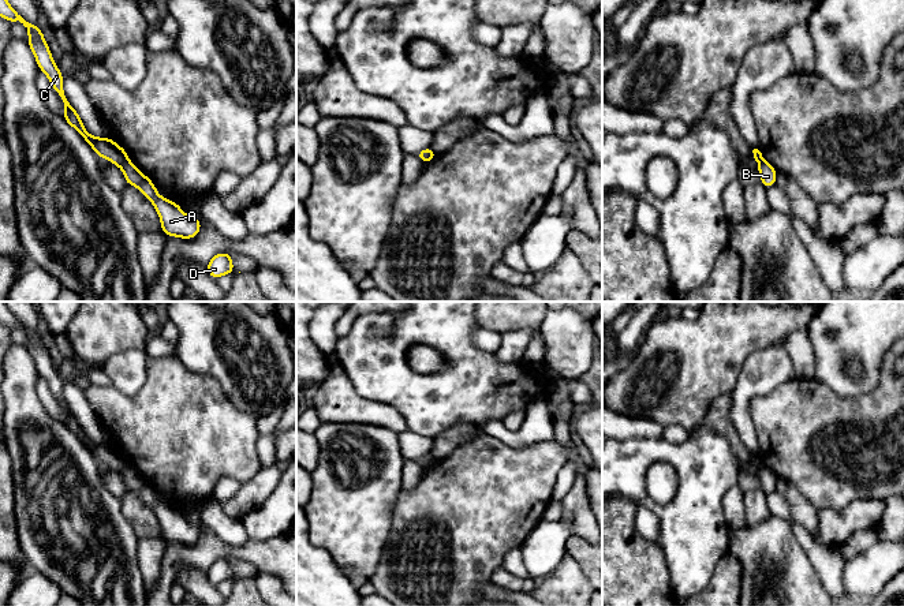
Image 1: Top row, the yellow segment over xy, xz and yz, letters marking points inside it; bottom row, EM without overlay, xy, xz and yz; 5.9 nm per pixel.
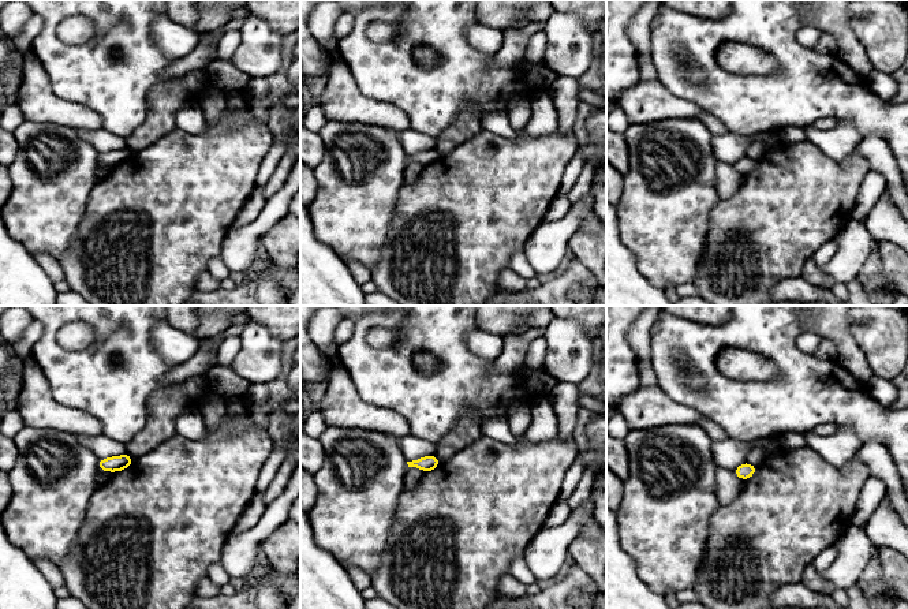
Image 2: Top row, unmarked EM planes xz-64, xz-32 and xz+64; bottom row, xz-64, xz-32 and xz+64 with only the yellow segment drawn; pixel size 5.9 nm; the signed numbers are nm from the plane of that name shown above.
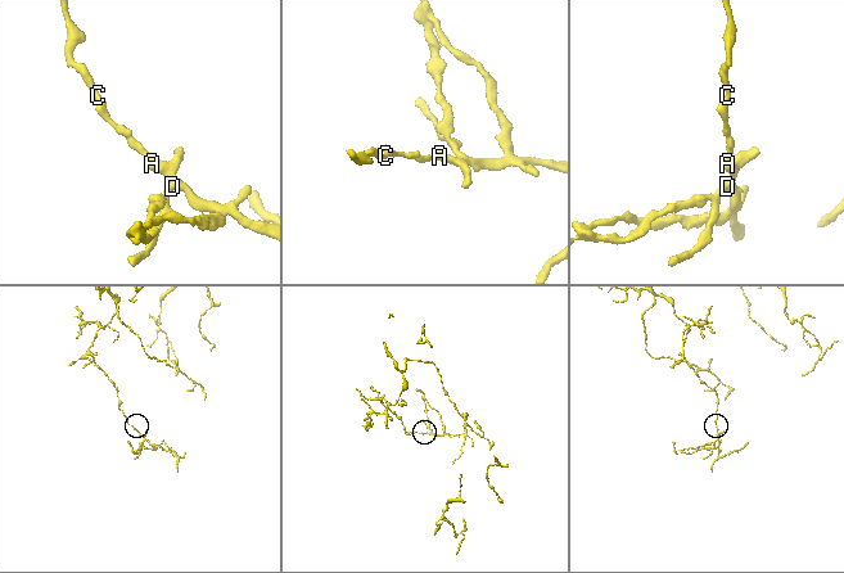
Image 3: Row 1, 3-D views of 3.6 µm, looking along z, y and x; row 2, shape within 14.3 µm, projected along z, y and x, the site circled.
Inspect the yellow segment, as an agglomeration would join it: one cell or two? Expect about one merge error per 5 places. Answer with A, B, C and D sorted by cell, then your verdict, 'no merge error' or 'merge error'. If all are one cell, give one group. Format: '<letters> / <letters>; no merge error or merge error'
A B D / C; merge error

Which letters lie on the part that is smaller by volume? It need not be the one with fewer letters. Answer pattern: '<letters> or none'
A, B, D

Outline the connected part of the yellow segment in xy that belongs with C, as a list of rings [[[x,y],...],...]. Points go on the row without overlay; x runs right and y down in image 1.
[[[0,302],[0,322],[5,323],[10,329],[19,326],[29,337],[29,352],[33,356],[38,374],[44,377],[52,390],[52,393],[59,400],[66,418],[63,424],[74,433],[79,441],[93,453],[98,463],[109,465],[113,471],[120,471],[128,465],[126,456],[116,450],[109,442],[96,444],[85,435],[85,431],[78,422],[78,418],[72,414],[68,403],[63,394],[63,379],[55,370],[49,352],[42,341],[42,337],[37,330],[26,328],[7,307],[5,302]]]

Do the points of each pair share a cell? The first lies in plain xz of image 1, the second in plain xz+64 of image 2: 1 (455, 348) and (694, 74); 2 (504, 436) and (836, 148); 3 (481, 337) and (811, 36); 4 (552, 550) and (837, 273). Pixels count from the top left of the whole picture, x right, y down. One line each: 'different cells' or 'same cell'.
1: different cells
2: same cell
3: same cell
4: same cell

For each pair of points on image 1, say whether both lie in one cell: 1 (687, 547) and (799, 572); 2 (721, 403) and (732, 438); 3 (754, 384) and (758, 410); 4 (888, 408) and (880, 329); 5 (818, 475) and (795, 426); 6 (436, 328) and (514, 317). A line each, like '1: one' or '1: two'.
1: two
2: one
3: two
4: two
5: one
6: two

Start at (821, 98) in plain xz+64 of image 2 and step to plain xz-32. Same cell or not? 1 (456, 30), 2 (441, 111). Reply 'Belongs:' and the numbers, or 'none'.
Belongs: 1, 2

